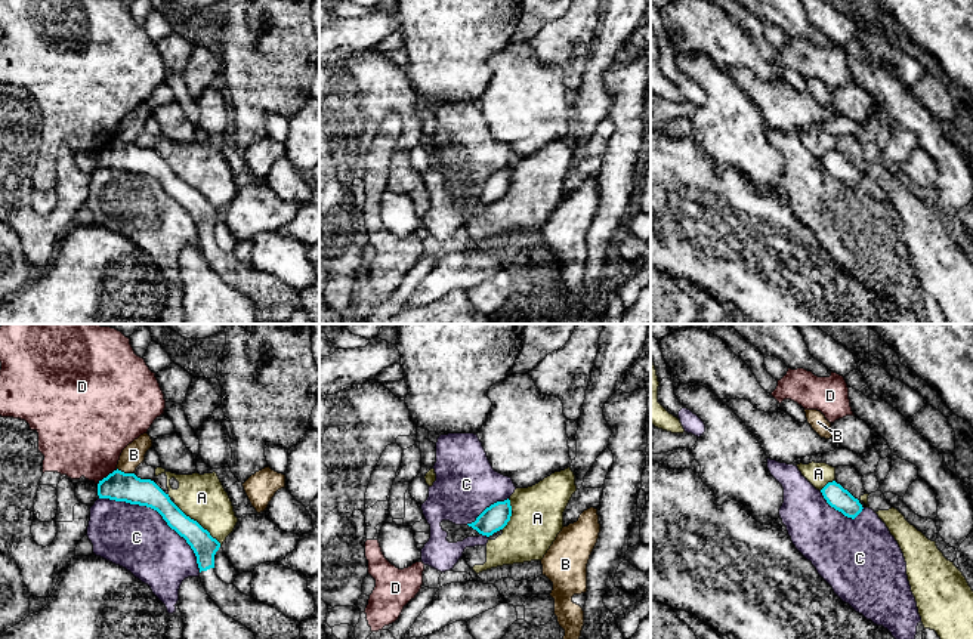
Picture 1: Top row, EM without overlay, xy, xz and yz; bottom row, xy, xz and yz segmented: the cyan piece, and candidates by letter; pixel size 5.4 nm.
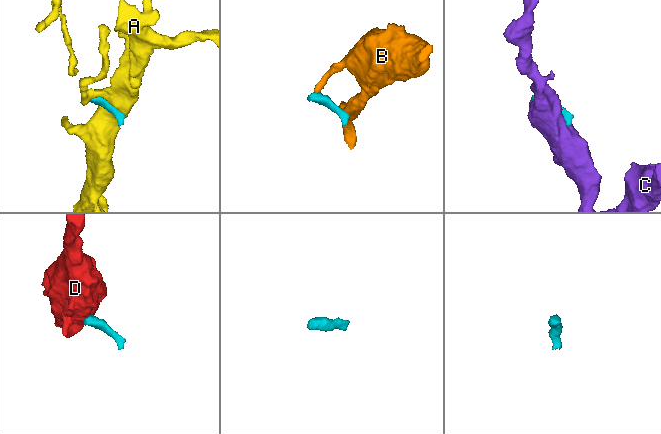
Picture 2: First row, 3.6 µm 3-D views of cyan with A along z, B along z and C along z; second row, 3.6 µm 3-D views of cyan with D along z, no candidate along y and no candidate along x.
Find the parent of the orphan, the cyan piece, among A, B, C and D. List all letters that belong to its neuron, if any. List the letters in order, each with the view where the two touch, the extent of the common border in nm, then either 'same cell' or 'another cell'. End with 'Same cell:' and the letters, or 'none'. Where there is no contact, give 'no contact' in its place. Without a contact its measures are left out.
A: xy | 360 nm | another cell
B: xy | 100 nm | another cell
C: xy | 700 nm | another cell
D: xy | 140 nm | another cell
Same cell: none

